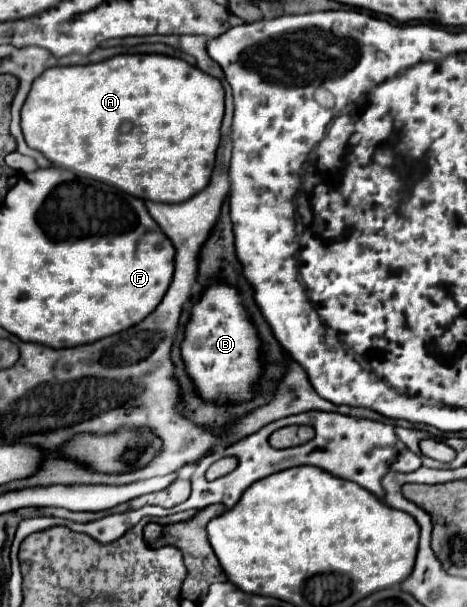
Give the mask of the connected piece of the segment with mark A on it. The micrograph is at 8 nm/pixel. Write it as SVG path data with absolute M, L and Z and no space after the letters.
M115 55L111 59L91 63L91 65L73 65L73 67L57 67L57 69L47 69L37 81L33 83L33 89L29 91L29 97L25 99L25 105L21 109L21 129L25 135L25 141L29 147L45 153L45 157L63 169L69 169L77 173L79 177L89 177L103 181L107 185L113 185L129 195L149 199L149 201L161 201L161 203L177 203L193 197L193 193L199 193L211 177L213 163L215 163L215 151L219 145L219 129L221 129L221 119L225 113L225 91L221 81L215 77L209 77L201 73L197 67L189 65L187 61L179 57L169 57L169 55Z

